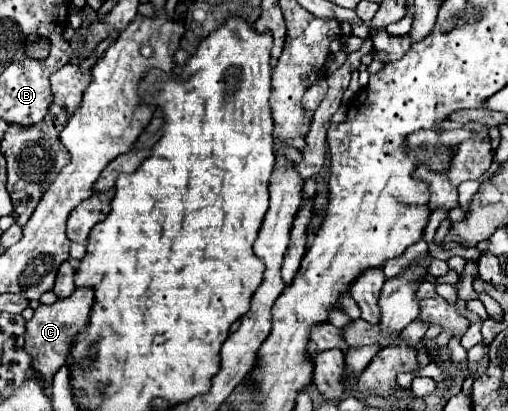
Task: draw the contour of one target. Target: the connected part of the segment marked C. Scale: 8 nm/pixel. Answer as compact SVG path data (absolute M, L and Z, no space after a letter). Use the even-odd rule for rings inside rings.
M77 287L69 297L61 297L53 305L39 305L35 309L35 315L27 321L27 351L33 357L33 369L47 373L47 387L51 385L57 369L65 365L71 349L71 339L87 325L93 301L95 297L91 287Z

